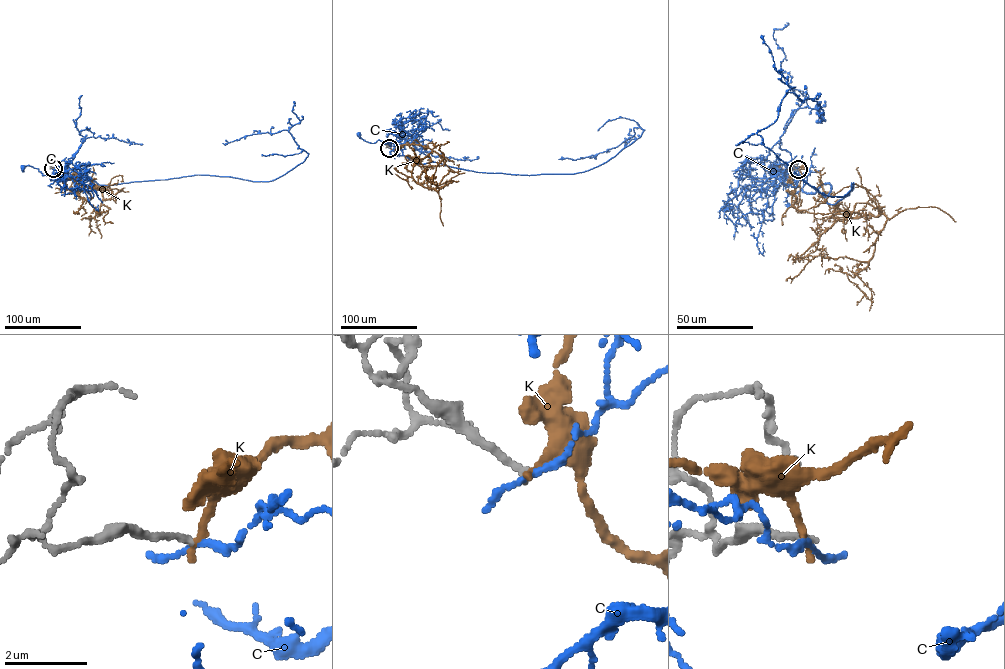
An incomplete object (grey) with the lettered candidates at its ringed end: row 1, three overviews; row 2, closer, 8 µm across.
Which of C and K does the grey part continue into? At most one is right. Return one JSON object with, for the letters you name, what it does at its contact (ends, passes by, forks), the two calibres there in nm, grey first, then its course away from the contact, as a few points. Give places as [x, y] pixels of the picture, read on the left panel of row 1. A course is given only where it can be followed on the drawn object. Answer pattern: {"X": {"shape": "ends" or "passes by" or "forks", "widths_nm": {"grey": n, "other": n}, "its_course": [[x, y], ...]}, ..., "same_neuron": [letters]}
{"same_neuron": []}

